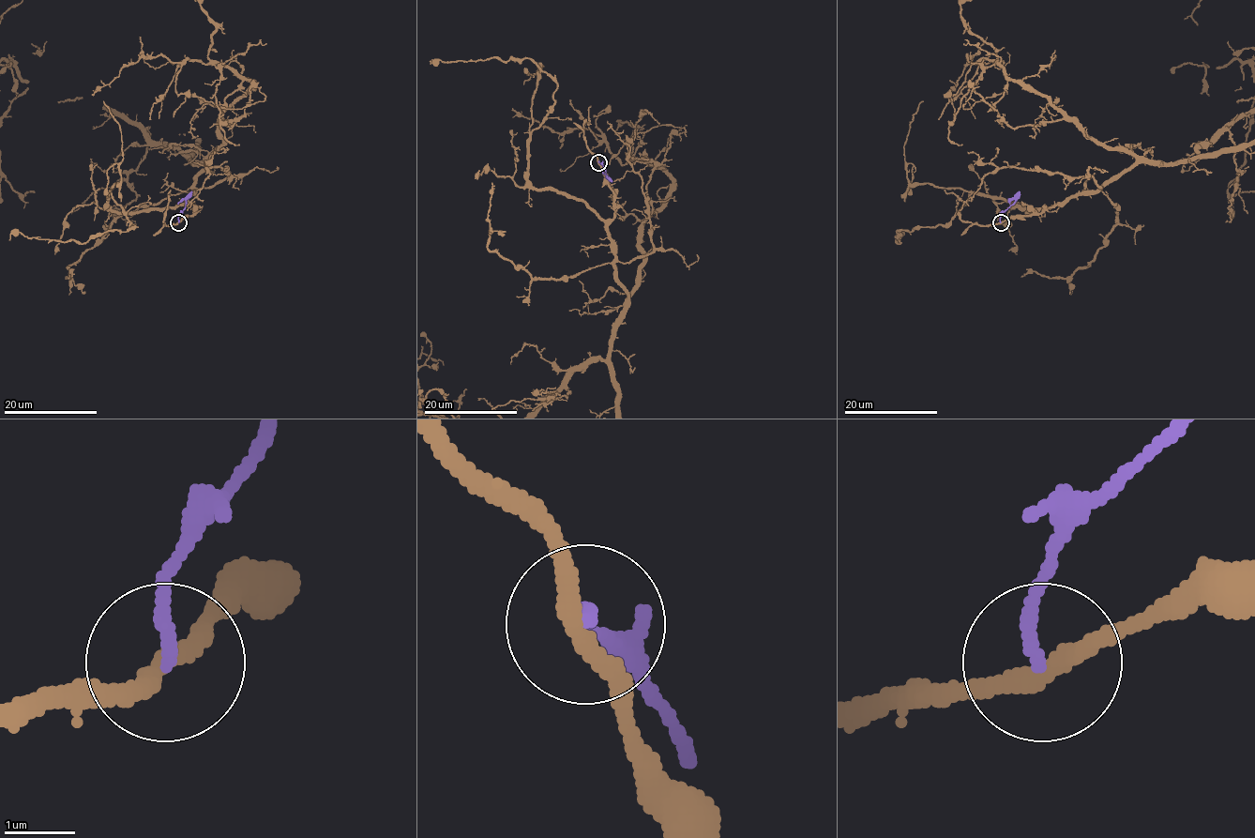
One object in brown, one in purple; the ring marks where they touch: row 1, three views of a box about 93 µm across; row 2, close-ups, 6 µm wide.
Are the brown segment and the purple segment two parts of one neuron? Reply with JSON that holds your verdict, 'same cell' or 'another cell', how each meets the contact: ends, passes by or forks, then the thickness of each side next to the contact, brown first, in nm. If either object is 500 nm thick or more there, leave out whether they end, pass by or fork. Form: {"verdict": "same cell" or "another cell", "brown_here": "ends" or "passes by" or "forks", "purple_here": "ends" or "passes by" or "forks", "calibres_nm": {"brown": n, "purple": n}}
{"verdict": "another cell", "brown_here": "passes by", "purple_here": "ends", "calibres_nm": {"brown": 280, "purple": 190}}

